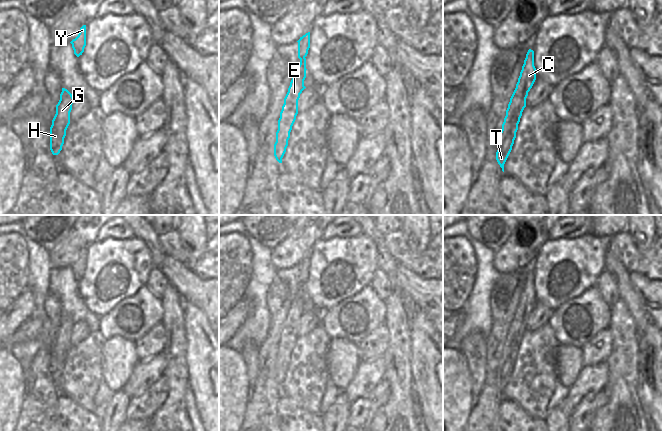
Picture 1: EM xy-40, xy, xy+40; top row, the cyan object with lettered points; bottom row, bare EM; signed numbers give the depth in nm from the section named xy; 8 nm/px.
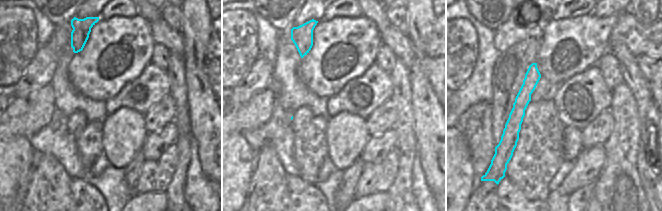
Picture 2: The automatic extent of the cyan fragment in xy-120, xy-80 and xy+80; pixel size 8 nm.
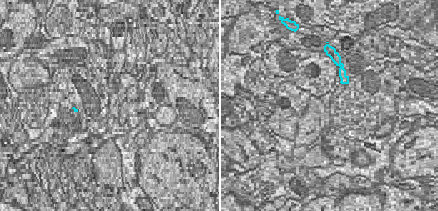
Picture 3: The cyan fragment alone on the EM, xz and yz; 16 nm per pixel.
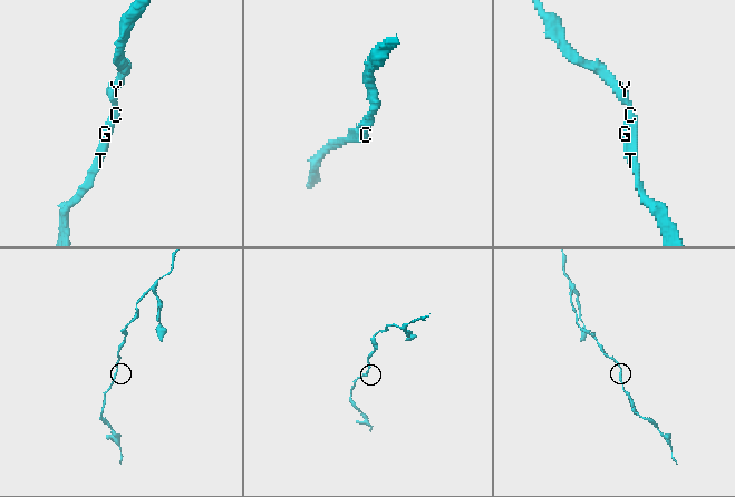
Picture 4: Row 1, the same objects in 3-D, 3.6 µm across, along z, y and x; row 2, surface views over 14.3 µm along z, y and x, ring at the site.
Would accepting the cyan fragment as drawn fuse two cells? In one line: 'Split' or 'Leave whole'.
Leave whole

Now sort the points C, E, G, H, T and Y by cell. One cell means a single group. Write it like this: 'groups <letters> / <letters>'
groups C E G H T Y

